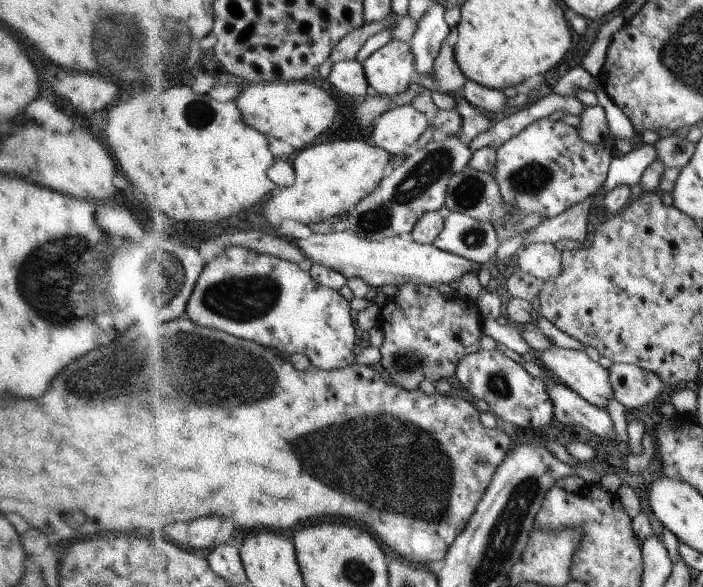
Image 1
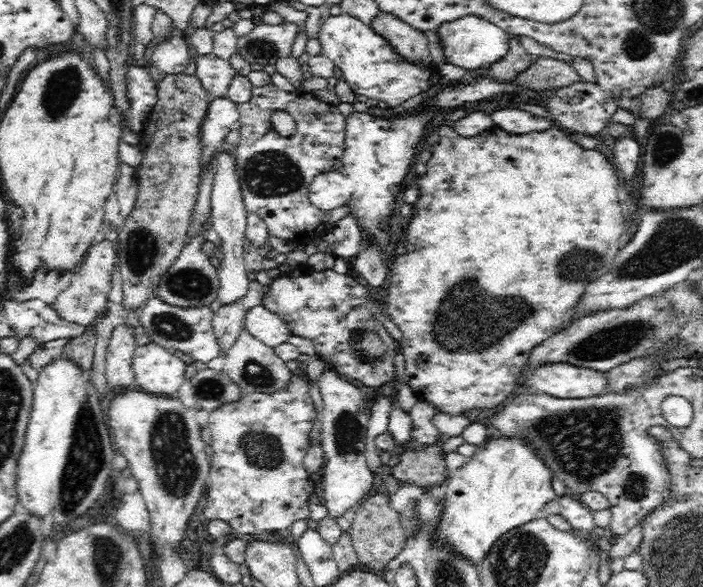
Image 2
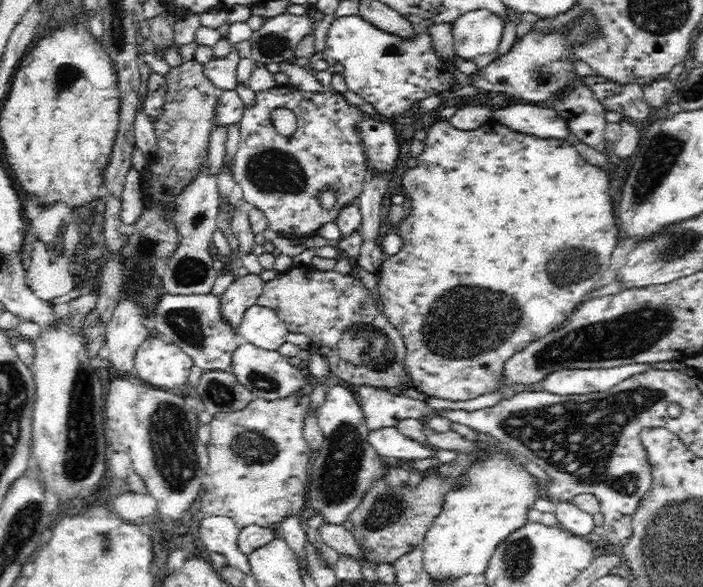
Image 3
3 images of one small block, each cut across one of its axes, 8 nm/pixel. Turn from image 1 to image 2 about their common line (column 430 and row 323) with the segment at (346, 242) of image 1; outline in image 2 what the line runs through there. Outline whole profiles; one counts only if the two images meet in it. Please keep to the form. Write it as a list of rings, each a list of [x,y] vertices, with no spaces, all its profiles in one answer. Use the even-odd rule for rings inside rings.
[[[263,305],[250,307],[245,312],[244,328],[250,336],[274,348],[288,342],[290,327],[281,315],[268,310]]]

